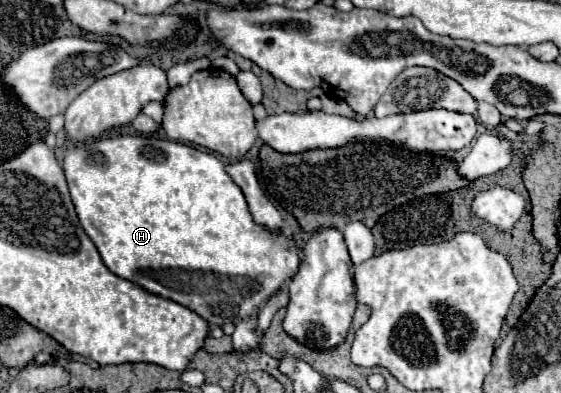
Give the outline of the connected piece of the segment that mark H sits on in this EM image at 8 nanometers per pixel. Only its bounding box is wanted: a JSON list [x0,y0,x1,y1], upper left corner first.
[63,135,301,325]

